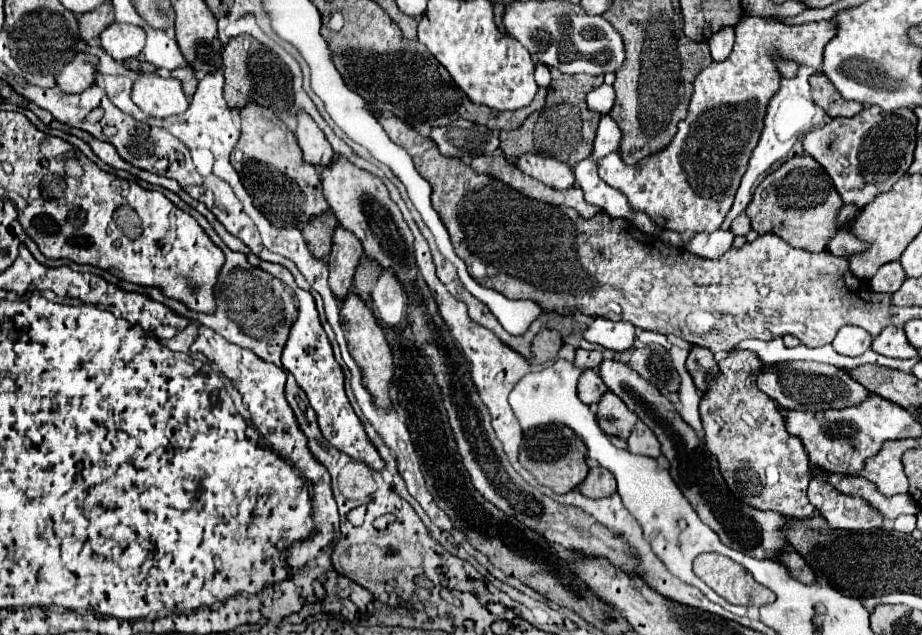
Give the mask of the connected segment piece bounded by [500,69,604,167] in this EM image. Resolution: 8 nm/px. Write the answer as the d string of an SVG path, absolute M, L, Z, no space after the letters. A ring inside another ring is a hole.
M550 69L552 73L552 83L550 83L550 91L546 97L546 105L542 111L534 111L524 123L522 127L508 131L508 133L500 133L500 149L504 153L506 159L516 161L520 155L524 153L538 153L538 155L554 155L560 161L568 163L570 167L574 167L578 161L586 159L592 151L592 143L594 143L594 133L600 121L600 113L594 113L588 109L586 105L586 95L588 91L600 87L604 83L604 77L590 77L590 75L564 75L558 73L558 69Z

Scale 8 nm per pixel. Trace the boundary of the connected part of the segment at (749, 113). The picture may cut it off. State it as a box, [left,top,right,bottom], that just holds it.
[598,17,834,237]

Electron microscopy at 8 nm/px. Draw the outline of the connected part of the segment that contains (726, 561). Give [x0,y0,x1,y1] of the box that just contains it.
[694,553,776,605]

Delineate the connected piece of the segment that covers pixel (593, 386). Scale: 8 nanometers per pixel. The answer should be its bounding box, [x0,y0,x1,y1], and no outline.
[578,369,606,405]

